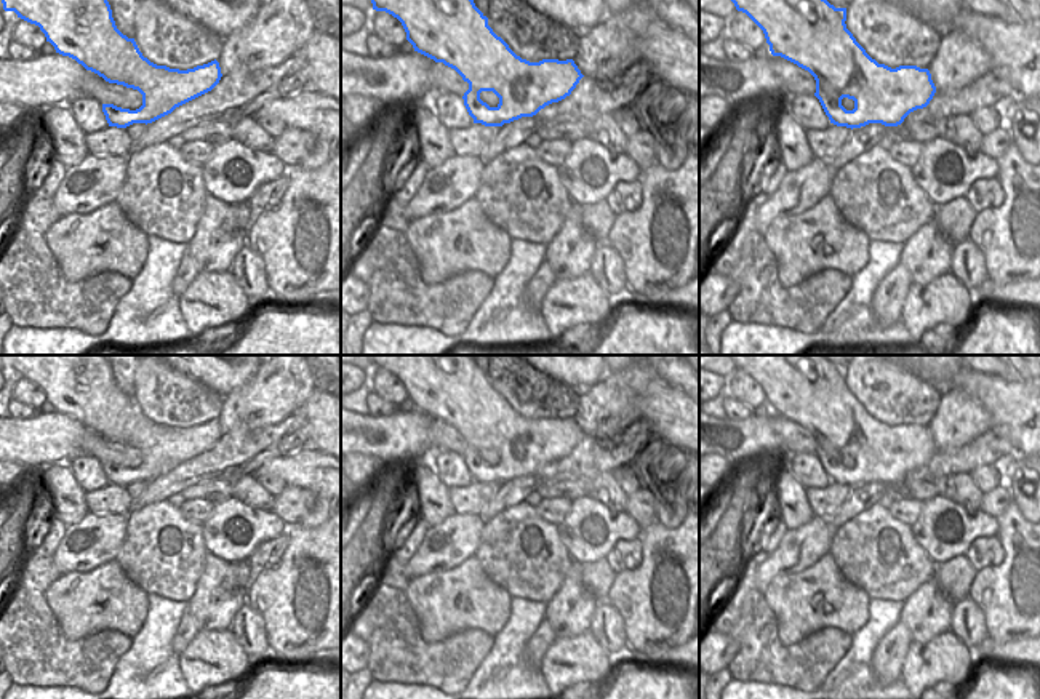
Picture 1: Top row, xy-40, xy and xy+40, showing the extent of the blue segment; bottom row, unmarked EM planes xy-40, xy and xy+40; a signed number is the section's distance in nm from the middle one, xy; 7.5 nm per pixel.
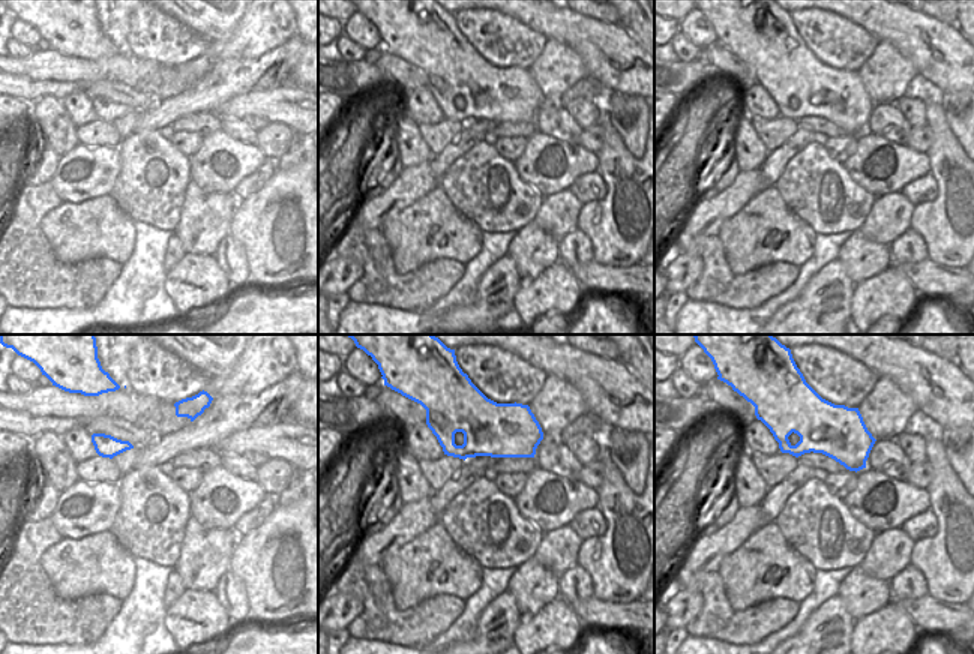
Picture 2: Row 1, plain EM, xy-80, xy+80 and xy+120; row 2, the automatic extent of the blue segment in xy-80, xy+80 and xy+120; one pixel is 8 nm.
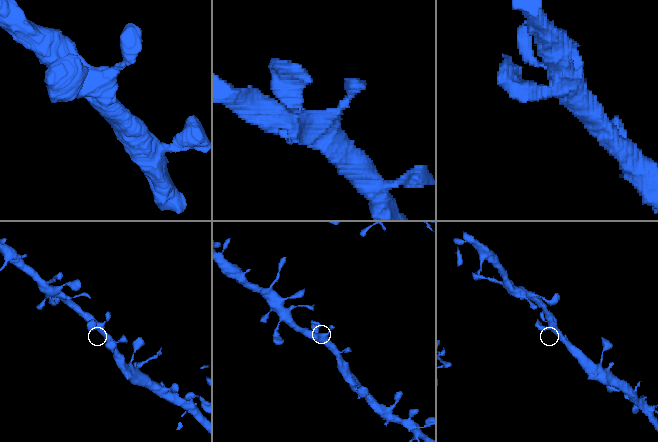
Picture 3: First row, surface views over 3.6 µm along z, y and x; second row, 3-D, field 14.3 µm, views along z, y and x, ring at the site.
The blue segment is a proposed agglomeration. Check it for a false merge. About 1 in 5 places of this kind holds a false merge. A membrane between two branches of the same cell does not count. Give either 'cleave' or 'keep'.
keep

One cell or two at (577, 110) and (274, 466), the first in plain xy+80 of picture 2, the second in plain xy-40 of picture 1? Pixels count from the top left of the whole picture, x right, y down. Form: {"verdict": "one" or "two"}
{"verdict": "two"}

